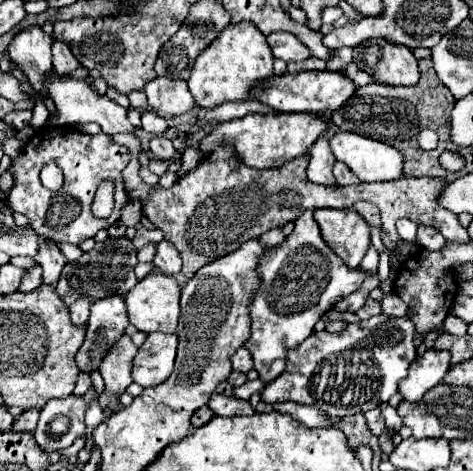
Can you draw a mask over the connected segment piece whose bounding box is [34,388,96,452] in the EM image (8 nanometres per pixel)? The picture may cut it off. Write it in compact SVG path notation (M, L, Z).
M94 388L84 396L68 396L64 400L48 400L40 410L34 438L42 452L56 452L70 446L78 436L84 434L84 412L86 404L94 398Z

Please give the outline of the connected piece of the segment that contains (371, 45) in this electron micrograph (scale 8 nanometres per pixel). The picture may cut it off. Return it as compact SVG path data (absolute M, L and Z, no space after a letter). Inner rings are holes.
M372 38L354 48L354 64L368 72L374 82L386 86L412 86L420 80L418 60L406 46Z

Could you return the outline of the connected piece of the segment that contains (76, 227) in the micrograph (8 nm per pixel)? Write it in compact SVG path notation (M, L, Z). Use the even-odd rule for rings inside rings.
M62 126L58 128L44 128L41 130L40 144L34 146L34 138L26 144L24 152L12 160L12 170L16 178L16 186L8 192L6 202L10 212L20 212L28 216L30 226L44 238L44 240L54 240L54 242L70 242L70 244L80 244L88 238L94 238L98 230L106 230L120 218L122 206L128 202L128 194L122 184L122 170L128 164L128 148L112 142L112 136L108 134L84 134L76 132L74 128ZM54 160L62 172L64 172L64 186L58 192L46 190L42 182L38 180L40 168ZM112 178L116 184L116 206L114 212L100 220L92 214L92 200L96 194L96 188L102 180Z

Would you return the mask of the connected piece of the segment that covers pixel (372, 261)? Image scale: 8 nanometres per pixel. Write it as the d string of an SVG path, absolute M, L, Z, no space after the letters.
M371 245L362 260L360 267L365 269L365 271L370 274L376 274L378 272L378 266L379 254L377 250L374 248L374 246Z

